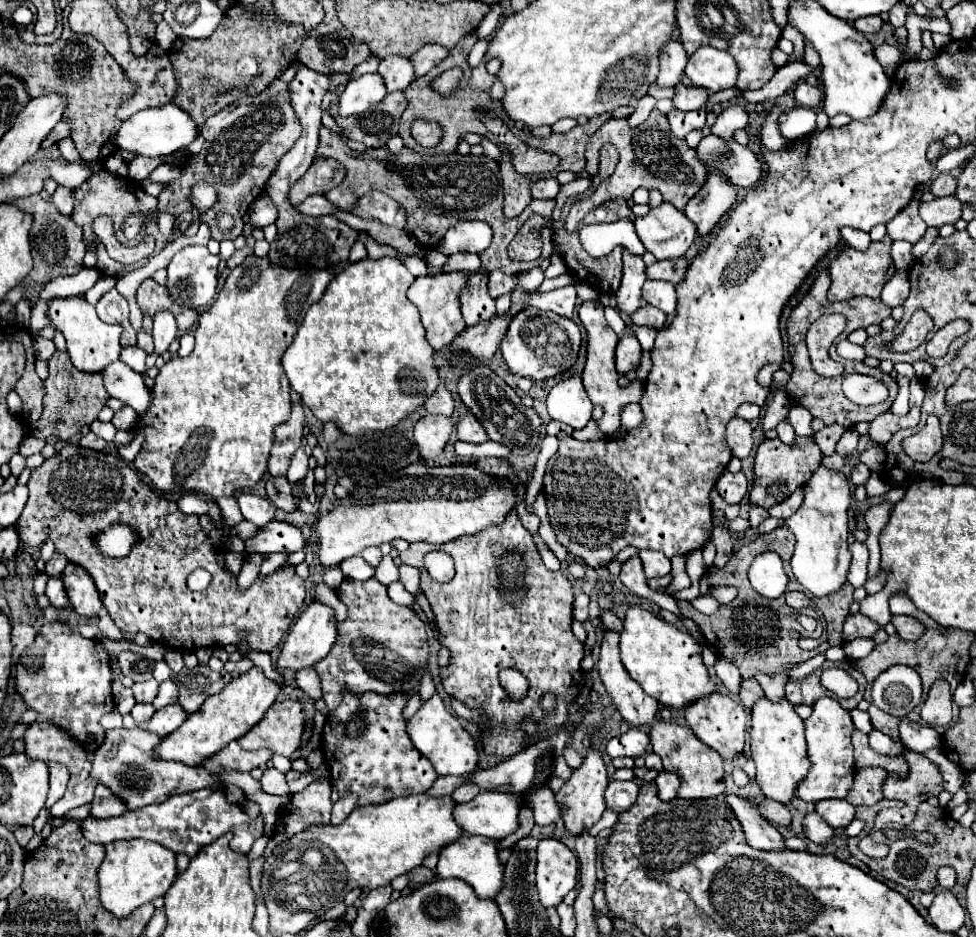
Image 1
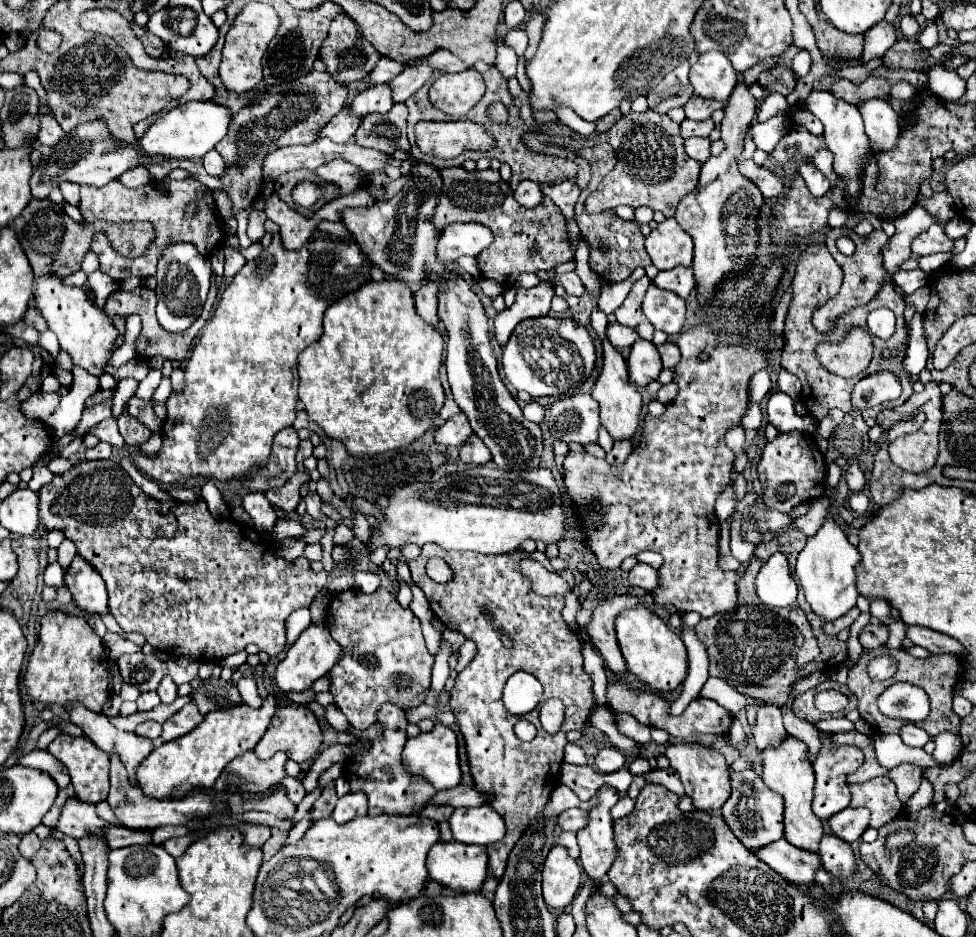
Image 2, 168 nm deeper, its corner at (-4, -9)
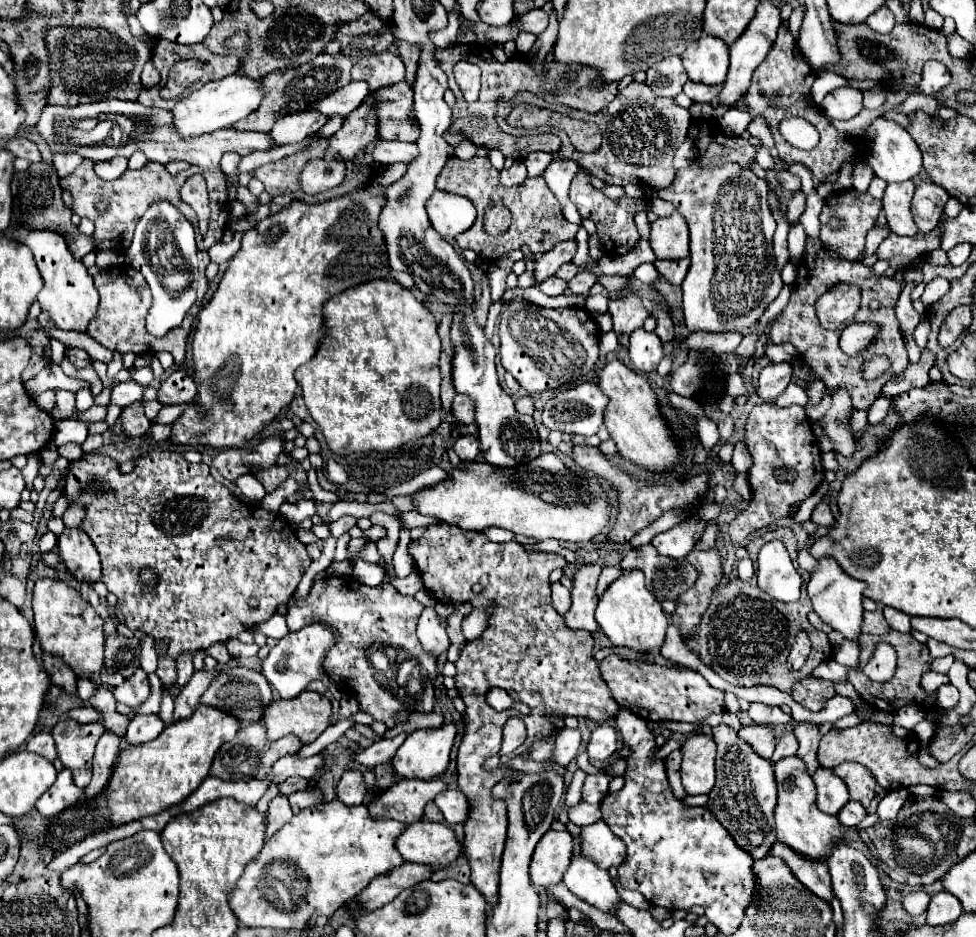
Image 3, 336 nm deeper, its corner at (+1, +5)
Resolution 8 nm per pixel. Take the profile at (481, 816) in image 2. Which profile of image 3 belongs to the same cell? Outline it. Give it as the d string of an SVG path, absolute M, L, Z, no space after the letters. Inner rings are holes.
M444 790L434 798L434 804L444 814L446 824L452 828L456 824L464 824L468 818L468 800L460 790Z

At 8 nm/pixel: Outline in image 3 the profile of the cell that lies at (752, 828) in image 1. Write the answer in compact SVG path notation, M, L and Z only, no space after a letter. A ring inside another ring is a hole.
M776 842L770 850L772 856L778 856L782 860L786 860L786 864L790 866L792 874L818 898L824 898L826 902L832 902L834 892L832 892L832 882L830 882L830 872L826 862L810 862L804 856L798 856L794 850L790 850L788 846L782 846L780 842Z

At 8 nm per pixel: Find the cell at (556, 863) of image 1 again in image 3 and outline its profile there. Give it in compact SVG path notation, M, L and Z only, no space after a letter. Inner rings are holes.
M548 830L532 854L532 862L530 862L532 884L544 888L558 884L570 864L572 848L574 848L572 836L566 830L562 832Z

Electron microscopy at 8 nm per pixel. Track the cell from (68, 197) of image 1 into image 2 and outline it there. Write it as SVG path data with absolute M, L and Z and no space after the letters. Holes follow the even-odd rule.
M63 182L59 188L61 188L61 192L63 192L65 202L69 202L71 206L79 206L79 184Z

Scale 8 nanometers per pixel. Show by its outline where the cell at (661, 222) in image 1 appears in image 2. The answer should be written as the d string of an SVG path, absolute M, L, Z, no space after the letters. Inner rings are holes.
M667 218L655 230L651 230L651 234L645 238L645 248L651 262L659 270L691 266L693 262L693 240L675 218Z

